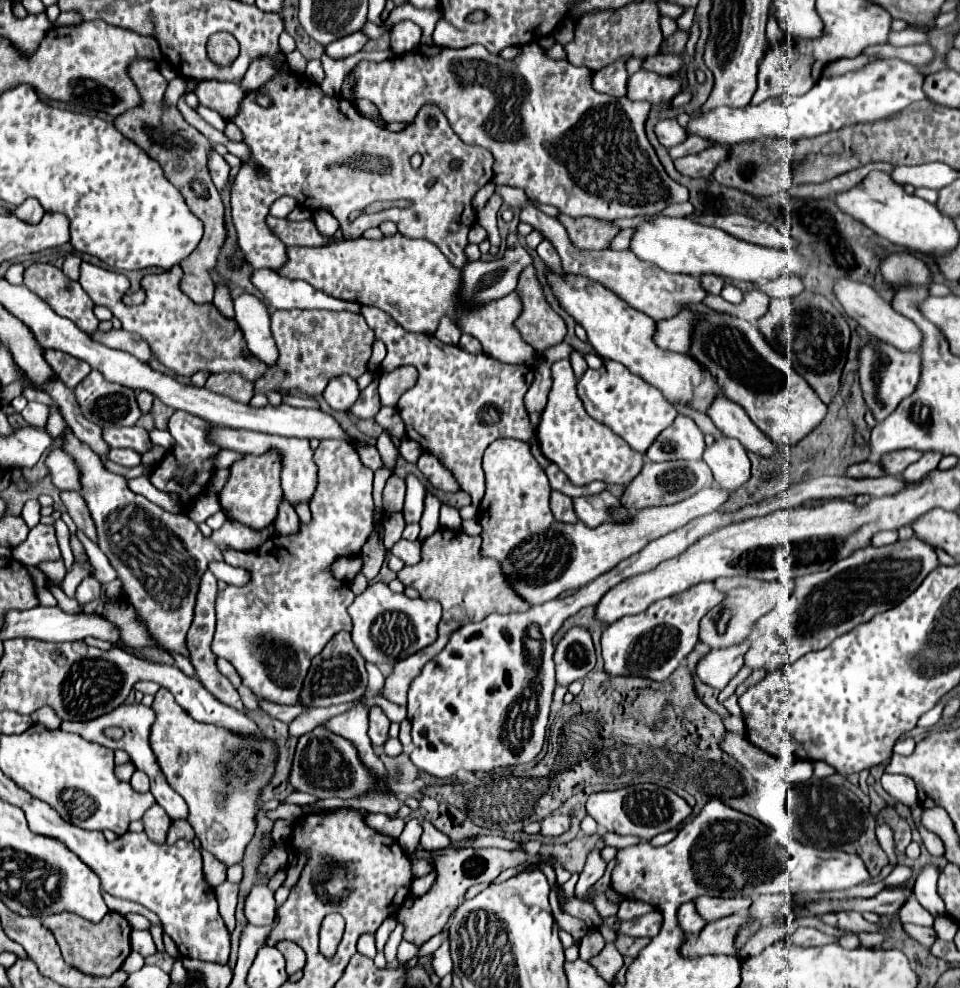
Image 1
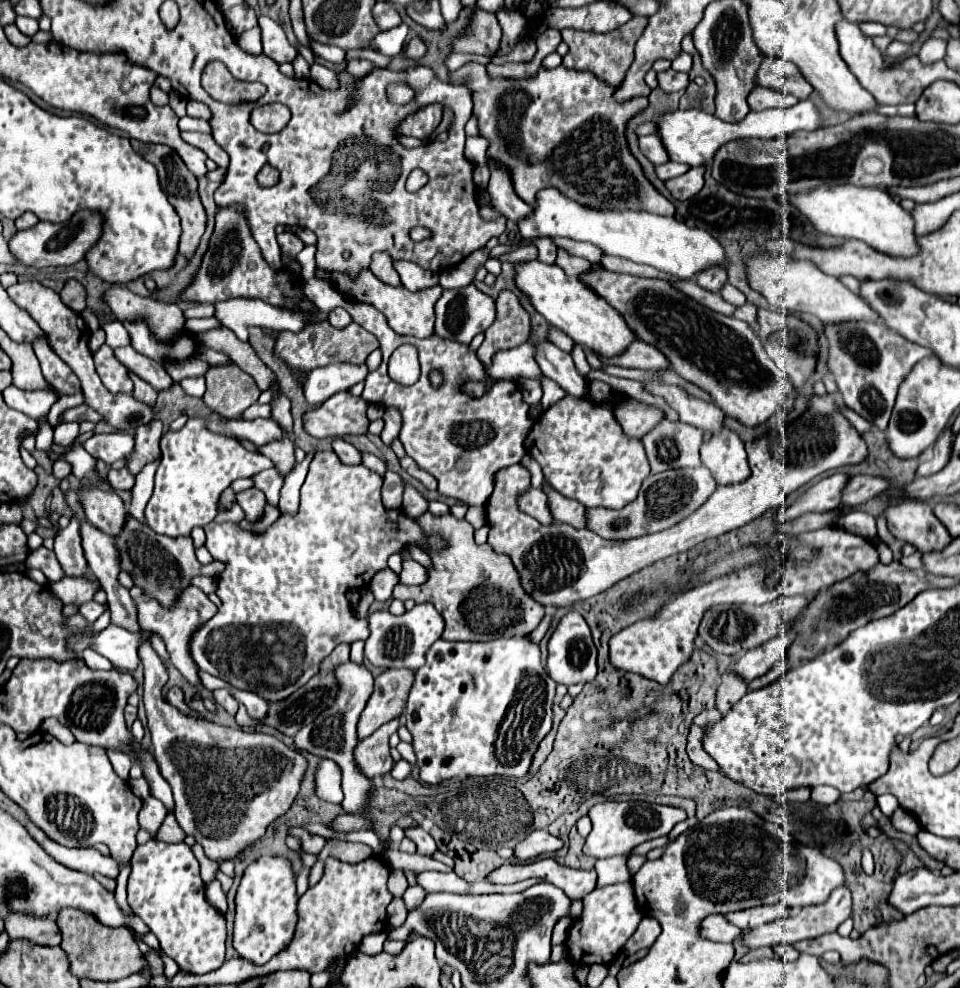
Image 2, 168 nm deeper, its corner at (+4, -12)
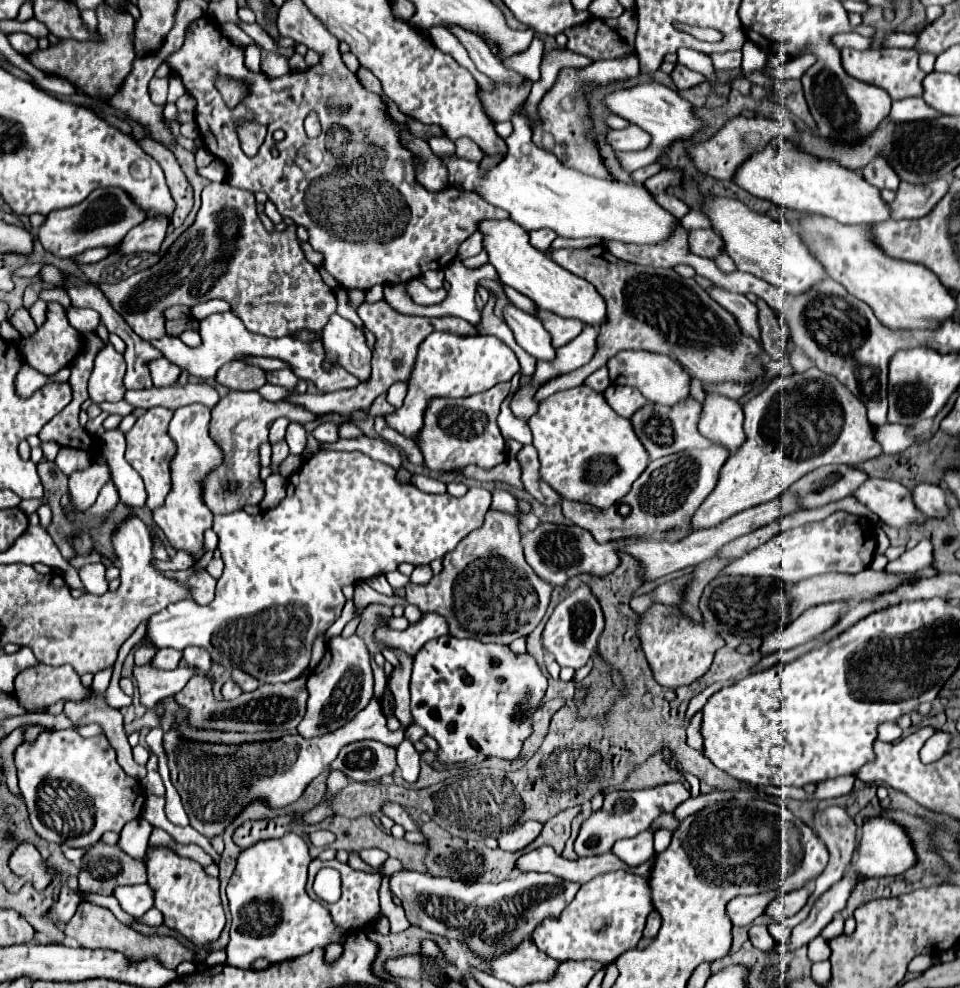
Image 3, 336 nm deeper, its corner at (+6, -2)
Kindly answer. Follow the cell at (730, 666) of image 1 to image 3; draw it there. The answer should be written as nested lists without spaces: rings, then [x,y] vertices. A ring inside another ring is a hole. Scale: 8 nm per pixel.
[[[833,602],[833,604],[819,604],[819,606],[805,610],[797,620],[793,620],[793,624],[767,636],[759,646],[761,654],[789,650],[789,648],[801,646],[809,640],[815,640],[819,634],[829,630],[839,620],[841,612],[845,612],[845,606],[847,606],[845,602],[841,602],[841,604]]]

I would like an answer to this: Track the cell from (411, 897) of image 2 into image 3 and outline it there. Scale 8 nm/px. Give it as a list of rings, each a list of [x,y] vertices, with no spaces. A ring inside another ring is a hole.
[[[371,848],[371,850],[361,850],[359,852],[359,856],[371,866],[371,868],[375,868],[375,870],[381,870],[381,866],[383,866],[383,860],[387,860],[388,854],[385,854],[383,850],[379,850],[379,848]]]

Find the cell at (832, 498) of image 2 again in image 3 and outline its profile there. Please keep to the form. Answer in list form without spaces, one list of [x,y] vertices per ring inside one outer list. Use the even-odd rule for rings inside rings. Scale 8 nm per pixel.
[[[791,490],[783,492],[777,500],[771,500],[771,502],[765,502],[761,506],[753,506],[745,512],[739,512],[737,516],[731,516],[729,520],[721,522],[719,526],[713,526],[713,528],[707,528],[707,530],[701,530],[701,532],[691,532],[689,536],[685,536],[685,540],[677,540],[677,542],[659,542],[659,540],[639,540],[639,542],[631,542],[629,546],[625,546],[625,552],[629,552],[631,556],[635,556],[641,564],[643,564],[643,574],[645,574],[645,580],[657,580],[661,576],[667,576],[671,572],[677,572],[677,570],[683,570],[687,566],[695,566],[699,564],[701,560],[707,560],[709,556],[715,556],[717,554],[717,548],[721,548],[723,544],[743,536],[743,534],[749,534],[765,524],[771,524],[773,520],[781,518],[781,516],[789,516],[797,510],[801,510],[801,504],[799,504],[799,496]]]

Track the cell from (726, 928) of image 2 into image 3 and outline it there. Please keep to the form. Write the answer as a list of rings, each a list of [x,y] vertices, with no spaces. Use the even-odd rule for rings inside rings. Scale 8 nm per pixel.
[[[765,892],[765,894],[757,894],[757,896],[733,898],[727,904],[727,916],[729,916],[731,924],[733,926],[747,926],[747,924],[751,924],[757,916],[763,914],[767,900],[771,900],[775,894],[781,894],[781,892]]]

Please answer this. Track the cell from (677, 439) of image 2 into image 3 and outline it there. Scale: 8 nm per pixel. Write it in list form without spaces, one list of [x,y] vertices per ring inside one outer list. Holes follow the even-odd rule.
[[[689,398],[685,404],[677,404],[677,406],[663,406],[663,404],[649,404],[643,406],[641,410],[637,410],[631,418],[635,434],[639,436],[641,444],[645,446],[647,454],[651,460],[657,460],[661,456],[669,456],[675,452],[683,452],[683,450],[691,450],[691,448],[709,448],[709,440],[705,440],[699,430],[697,430],[697,422],[701,418],[701,404],[693,398]]]

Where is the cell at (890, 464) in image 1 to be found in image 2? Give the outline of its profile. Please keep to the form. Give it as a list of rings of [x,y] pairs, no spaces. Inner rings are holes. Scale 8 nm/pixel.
[[[851,476],[847,480],[847,486],[843,488],[843,506],[857,506],[863,504],[877,494],[881,494],[889,486],[887,480],[883,478],[873,478],[873,476]]]

